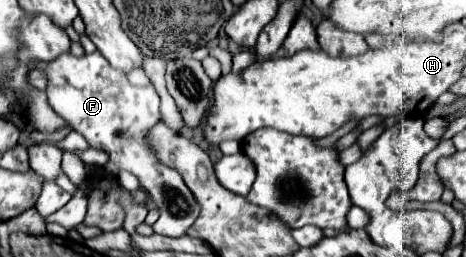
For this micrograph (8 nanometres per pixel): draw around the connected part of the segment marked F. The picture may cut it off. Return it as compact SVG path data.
M98 51L80 59L72 53L64 53L52 61L32 61L30 67L40 69L46 75L46 97L50 107L66 123L70 123L74 131L84 135L90 147L102 149L110 155L110 161L104 165L104 169L112 175L118 175L120 169L126 169L138 177L140 187L148 191L150 199L160 209L160 219L154 223L154 231L164 235L188 233L200 215L200 205L182 177L174 169L160 165L152 149L146 145L150 127L162 117L156 89L152 85L130 85L128 77L118 69L112 69L112 65L108 65Z

